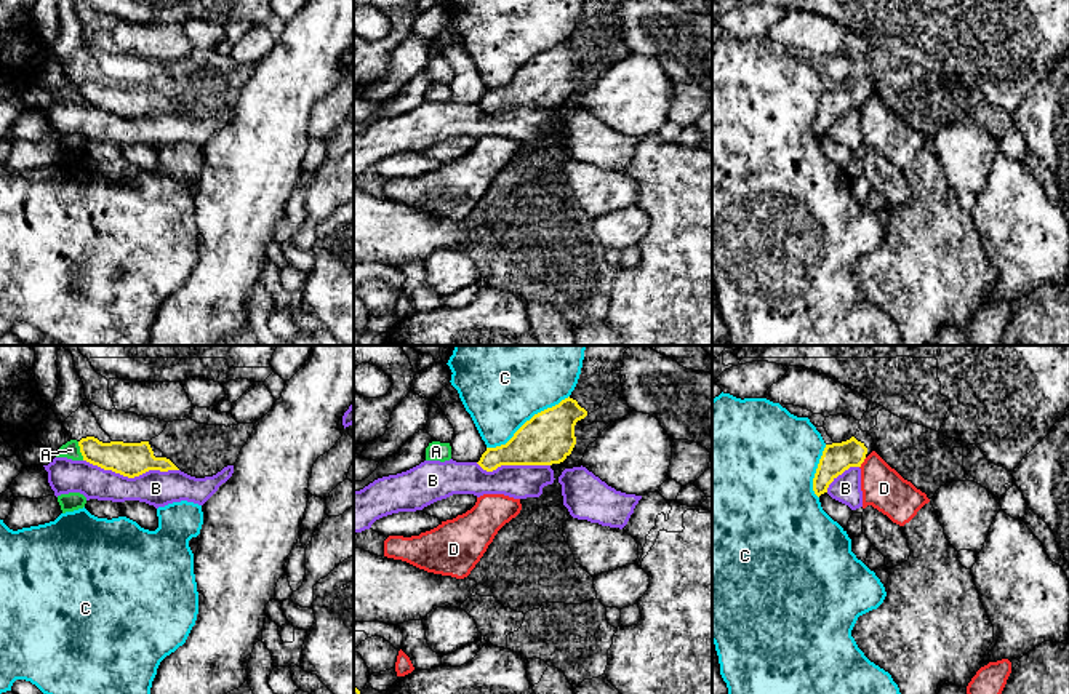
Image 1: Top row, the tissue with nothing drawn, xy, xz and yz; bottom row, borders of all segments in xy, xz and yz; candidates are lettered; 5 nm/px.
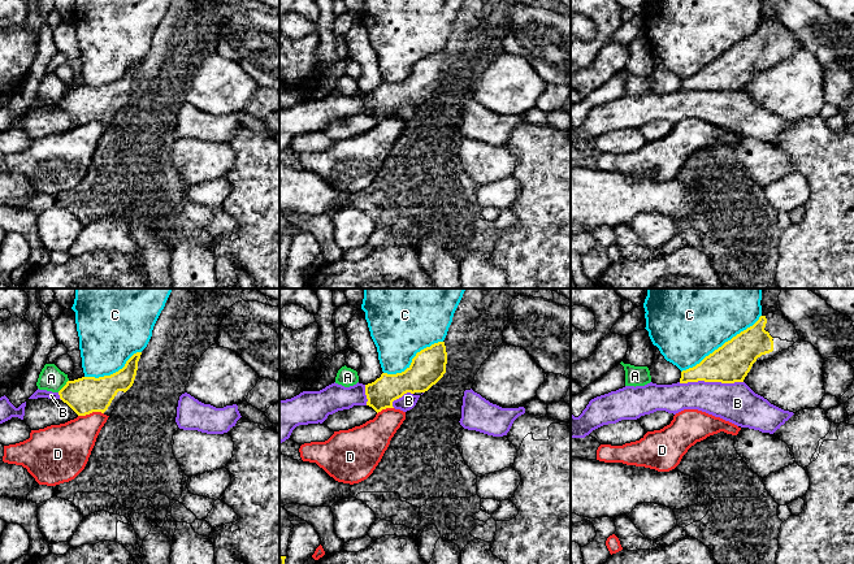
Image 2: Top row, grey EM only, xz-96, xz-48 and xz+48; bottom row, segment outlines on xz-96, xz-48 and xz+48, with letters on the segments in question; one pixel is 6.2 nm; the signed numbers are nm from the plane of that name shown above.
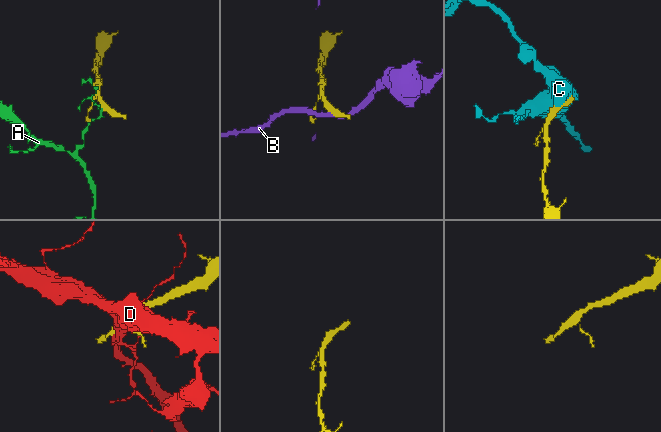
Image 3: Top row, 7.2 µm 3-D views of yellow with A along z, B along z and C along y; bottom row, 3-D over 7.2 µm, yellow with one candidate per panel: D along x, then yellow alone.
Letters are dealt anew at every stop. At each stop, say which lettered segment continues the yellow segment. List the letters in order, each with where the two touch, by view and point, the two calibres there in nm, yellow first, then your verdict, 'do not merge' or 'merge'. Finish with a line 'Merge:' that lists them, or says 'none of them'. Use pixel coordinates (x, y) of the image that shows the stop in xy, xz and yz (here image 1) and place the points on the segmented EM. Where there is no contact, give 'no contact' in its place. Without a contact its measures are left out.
A: contact xy (80, 451); calibres 170 and 90 nm; do not merge
B: contact xy (132, 477); calibres 180 and 180 nm; do not merge
C: contact xz (527, 421); calibres 260 and 480 nm; do not merge
D: contact yz (863, 461); calibres 150 and 220 nm; do not merge
Merge: none of them

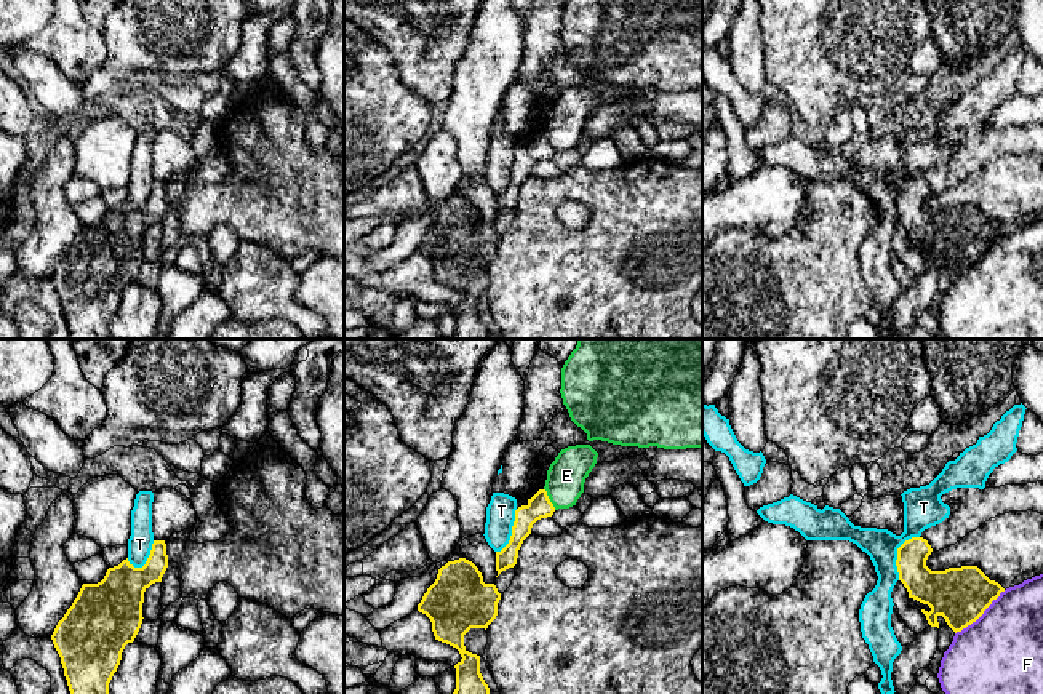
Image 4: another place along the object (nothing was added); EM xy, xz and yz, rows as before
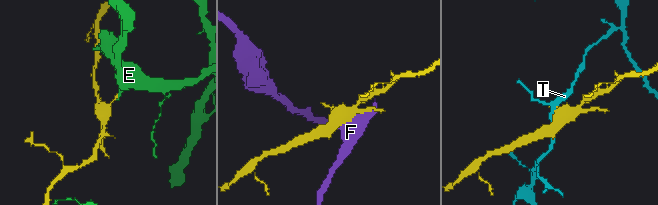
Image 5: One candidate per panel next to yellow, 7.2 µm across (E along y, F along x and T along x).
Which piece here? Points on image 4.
E: contact xz (549, 499); calibres 120 and 190 nm; do not merge
F: contact yz (981, 614); calibres 280 and 420 nm; do not merge
T: contact yz (898, 554); calibres 180 and 190 nm; do not merge
Merge: none of them

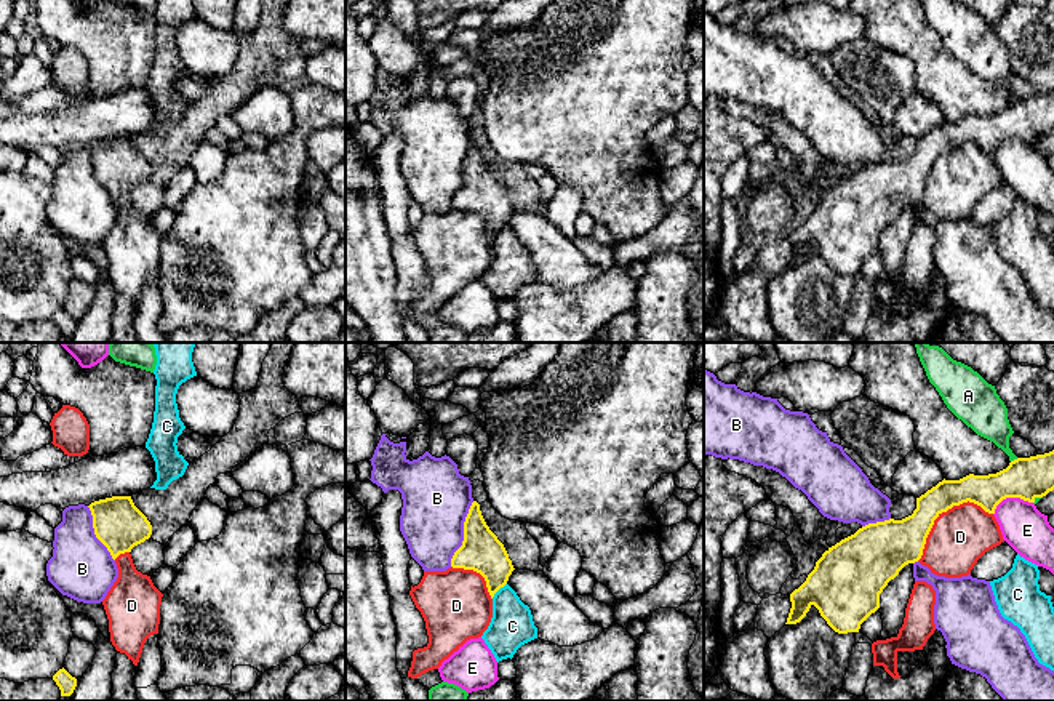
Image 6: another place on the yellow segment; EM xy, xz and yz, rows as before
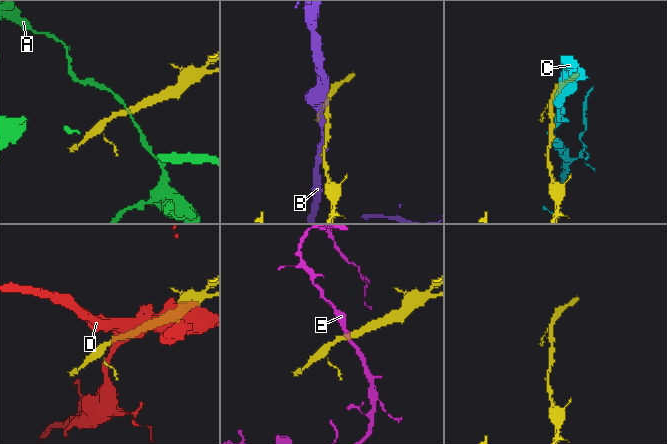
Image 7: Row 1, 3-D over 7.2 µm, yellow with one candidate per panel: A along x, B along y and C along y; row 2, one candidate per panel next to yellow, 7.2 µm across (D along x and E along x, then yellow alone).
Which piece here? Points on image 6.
A: contact yz (1014, 460); calibres 220 and 190 nm; do not merge
B: contact xz (464, 533); calibres 200 and 340 nm; do not merge
C: contact xz (498, 589); calibres 200 and 220 nm; do not merge
D: contact yz (942, 511); calibres 220 and 300 nm; do not merge
E: contact yz (1010, 496); calibres 220 and 220 nm; do not merge
Merge: none of them

